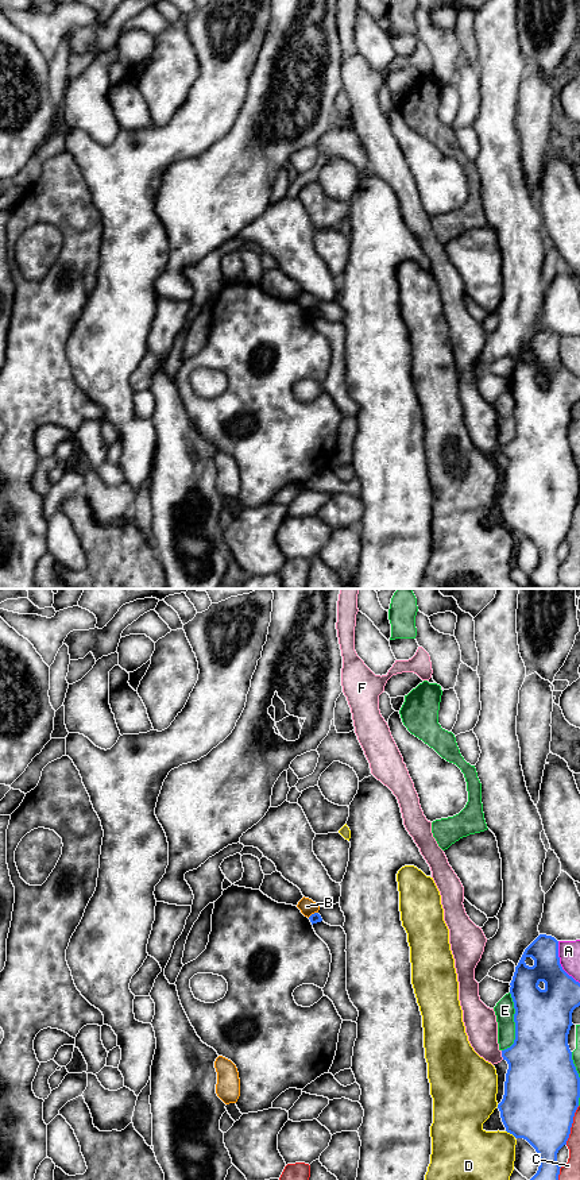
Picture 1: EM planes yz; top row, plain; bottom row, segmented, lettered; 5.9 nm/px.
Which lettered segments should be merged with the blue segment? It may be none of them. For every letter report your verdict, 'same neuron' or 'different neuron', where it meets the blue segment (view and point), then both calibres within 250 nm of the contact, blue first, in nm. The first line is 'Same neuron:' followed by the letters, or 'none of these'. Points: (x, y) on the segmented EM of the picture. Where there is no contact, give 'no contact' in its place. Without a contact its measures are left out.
Same neuron: none of these
A: different neuron | yz (559, 963) | 220/130 nm
B: different neuron | yz (312, 914) | 60/90 nm
C: different neuron | yz (571, 1125) | 440/90 nm
D: different neuron | yz (511, 1133) | 440/300 nm
E: different neuron | yz (515, 1024) | 360/120 nm
F: different neuron | yz (502, 1055) | 380/190 nm

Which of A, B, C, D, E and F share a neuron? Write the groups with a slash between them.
A / B / C / D / E / F

